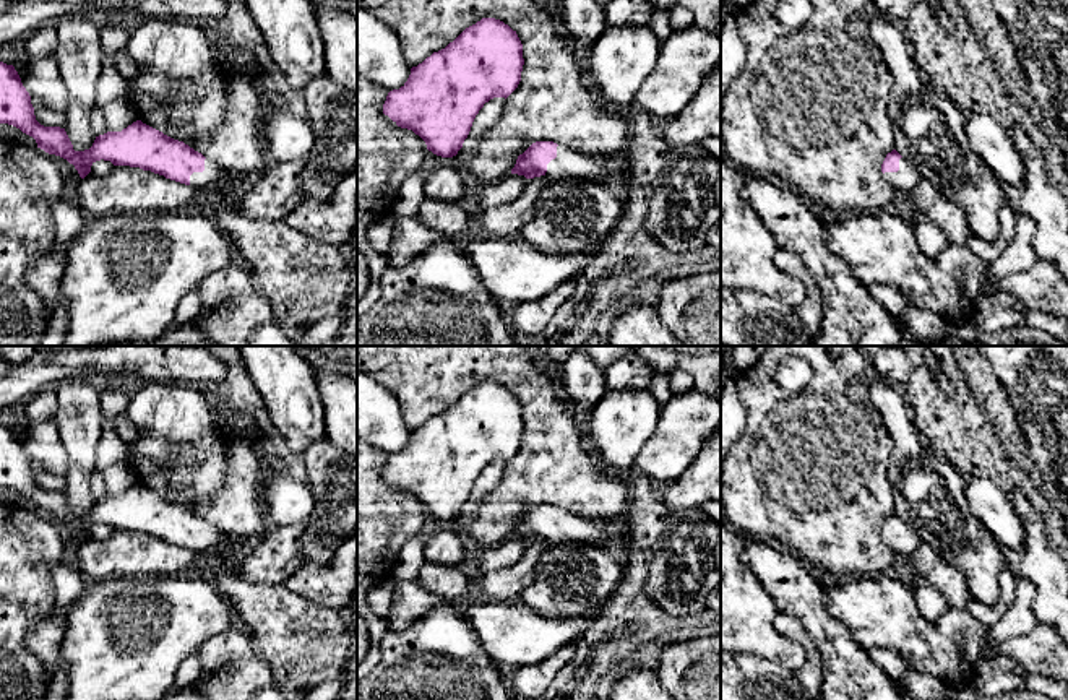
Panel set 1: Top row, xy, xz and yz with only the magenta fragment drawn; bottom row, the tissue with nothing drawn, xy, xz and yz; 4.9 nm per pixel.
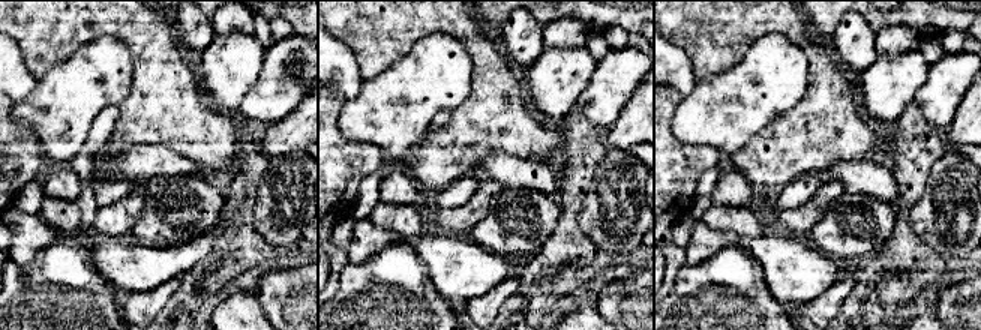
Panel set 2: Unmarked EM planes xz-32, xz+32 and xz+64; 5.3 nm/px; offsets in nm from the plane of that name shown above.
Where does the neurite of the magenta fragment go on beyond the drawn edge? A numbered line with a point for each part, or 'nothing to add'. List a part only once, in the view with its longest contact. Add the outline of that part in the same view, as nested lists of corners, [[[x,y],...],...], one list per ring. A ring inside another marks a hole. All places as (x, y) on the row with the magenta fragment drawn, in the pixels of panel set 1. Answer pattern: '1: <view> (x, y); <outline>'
1: xy (213, 181); [[[205,159],[205,171],[190,175],[190,185],[208,193],[211,201],[237,208],[239,197],[247,182],[227,175],[214,161]]]

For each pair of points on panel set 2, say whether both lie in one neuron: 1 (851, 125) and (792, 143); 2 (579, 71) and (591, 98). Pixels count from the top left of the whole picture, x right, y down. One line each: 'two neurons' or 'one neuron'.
1: one neuron
2: two neurons

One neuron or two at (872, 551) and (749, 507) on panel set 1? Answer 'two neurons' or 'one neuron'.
one neuron

